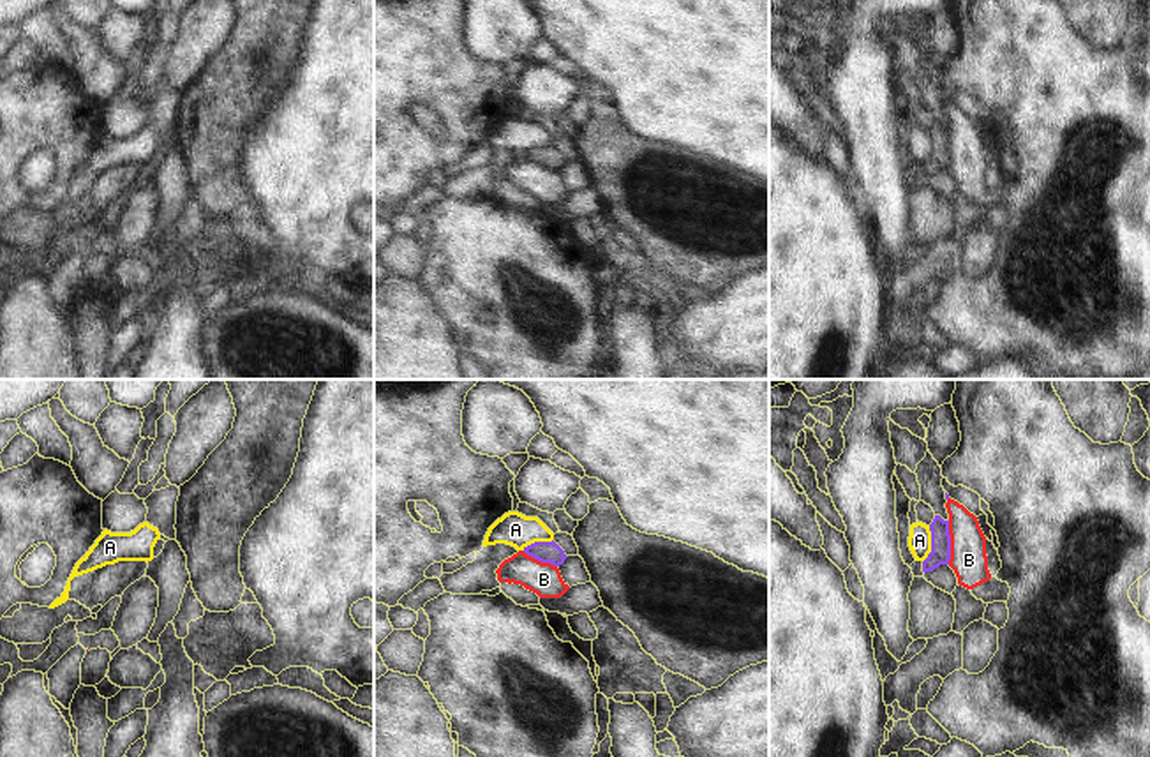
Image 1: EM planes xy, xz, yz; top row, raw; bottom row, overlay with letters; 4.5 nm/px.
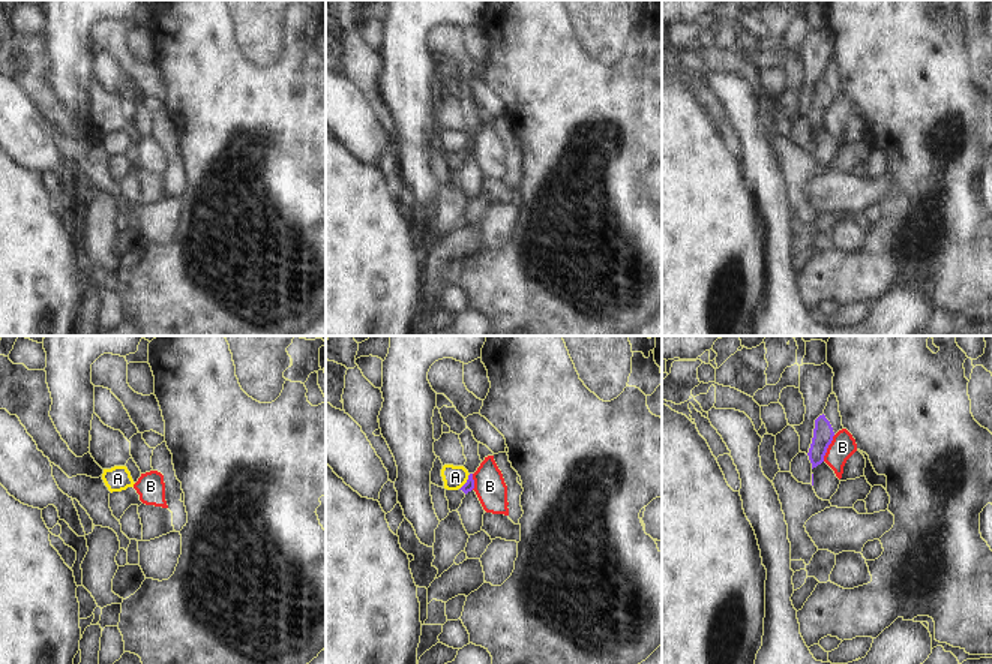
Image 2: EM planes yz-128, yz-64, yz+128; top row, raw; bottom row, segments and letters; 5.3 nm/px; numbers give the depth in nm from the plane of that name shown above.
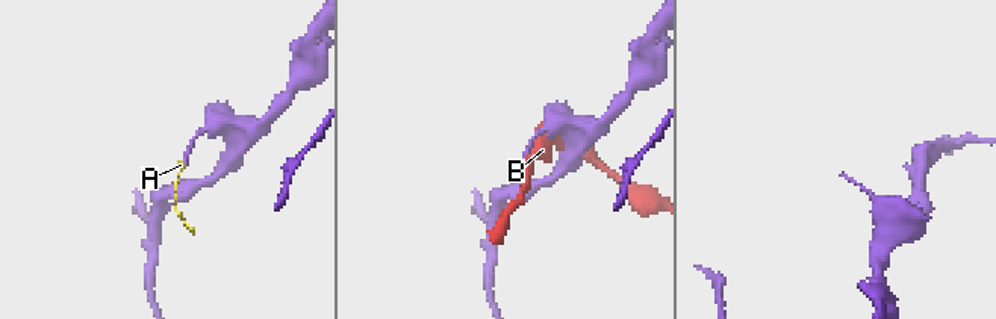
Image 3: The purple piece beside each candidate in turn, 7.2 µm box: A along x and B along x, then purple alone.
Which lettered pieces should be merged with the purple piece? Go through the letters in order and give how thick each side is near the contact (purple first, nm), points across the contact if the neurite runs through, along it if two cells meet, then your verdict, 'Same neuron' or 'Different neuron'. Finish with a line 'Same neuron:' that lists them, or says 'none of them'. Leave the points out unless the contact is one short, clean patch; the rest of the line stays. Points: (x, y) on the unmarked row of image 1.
A: Thickness 100 nm (purple) against 110 nm. Boundary: yz (930, 131), (930, 157), (923, 166). Different neuron
B: Thickness 100 nm (purple) against 170 nm. Different neuron
Same neuron: none of them

